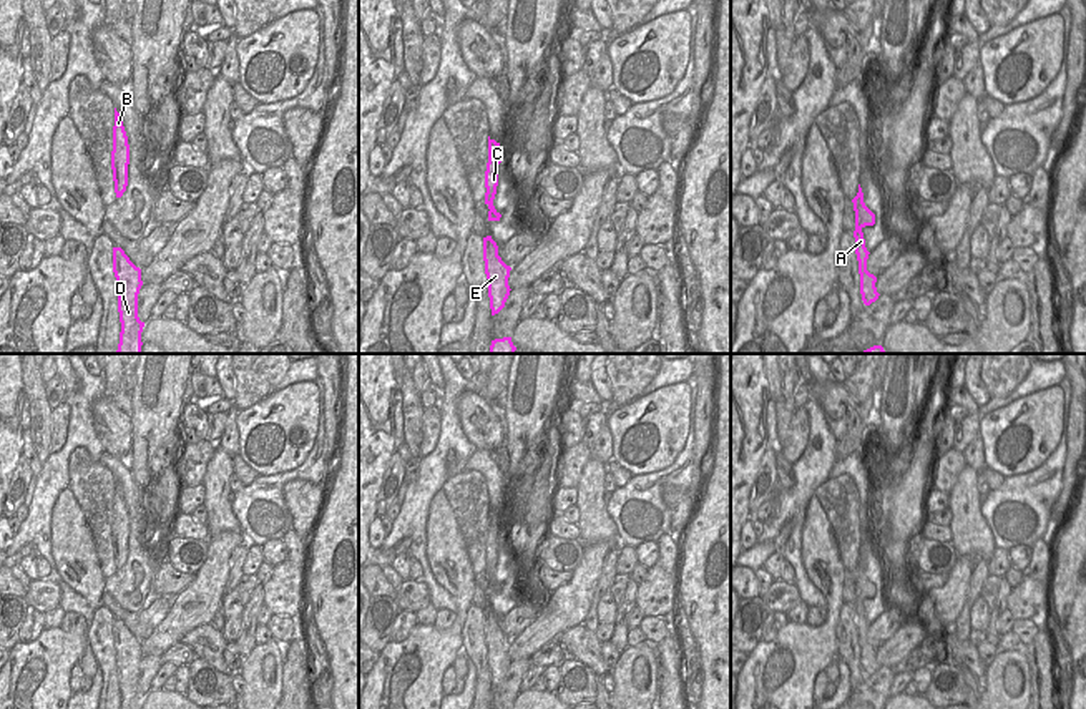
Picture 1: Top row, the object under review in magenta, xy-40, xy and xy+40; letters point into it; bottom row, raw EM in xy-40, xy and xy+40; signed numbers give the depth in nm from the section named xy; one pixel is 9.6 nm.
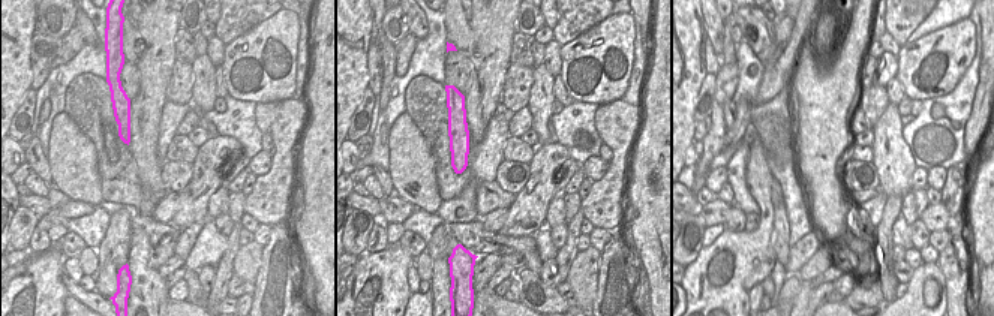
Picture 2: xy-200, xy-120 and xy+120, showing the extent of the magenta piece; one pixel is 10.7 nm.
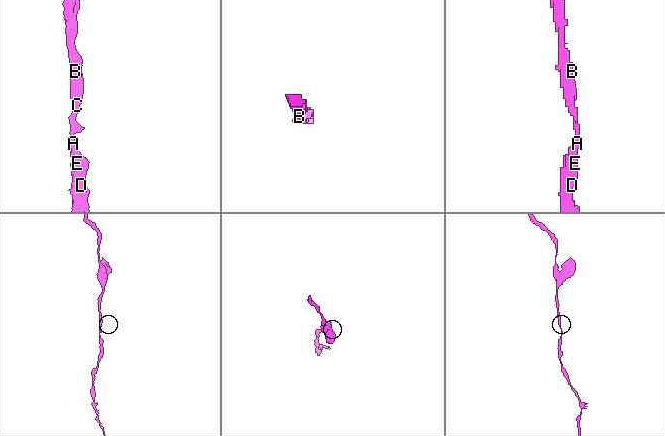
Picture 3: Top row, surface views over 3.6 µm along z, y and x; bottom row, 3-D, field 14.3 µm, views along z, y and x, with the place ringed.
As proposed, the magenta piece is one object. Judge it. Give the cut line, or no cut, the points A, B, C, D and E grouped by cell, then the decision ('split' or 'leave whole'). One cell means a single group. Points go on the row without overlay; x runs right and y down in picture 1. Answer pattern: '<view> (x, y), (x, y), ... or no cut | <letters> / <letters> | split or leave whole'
no cut | A B C D E | leave whole

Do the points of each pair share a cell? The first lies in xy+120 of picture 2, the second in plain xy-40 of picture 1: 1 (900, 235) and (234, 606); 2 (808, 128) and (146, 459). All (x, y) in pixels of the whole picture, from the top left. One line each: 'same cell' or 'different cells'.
1: same cell
2: different cells

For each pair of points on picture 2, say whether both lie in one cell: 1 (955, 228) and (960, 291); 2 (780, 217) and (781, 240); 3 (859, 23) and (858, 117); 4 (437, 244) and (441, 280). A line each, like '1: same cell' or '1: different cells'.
1: same cell
2: same cell
3: different cells
4: same cell

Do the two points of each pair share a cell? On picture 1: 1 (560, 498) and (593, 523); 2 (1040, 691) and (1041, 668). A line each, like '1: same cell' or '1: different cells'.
1: different cells
2: same cell

